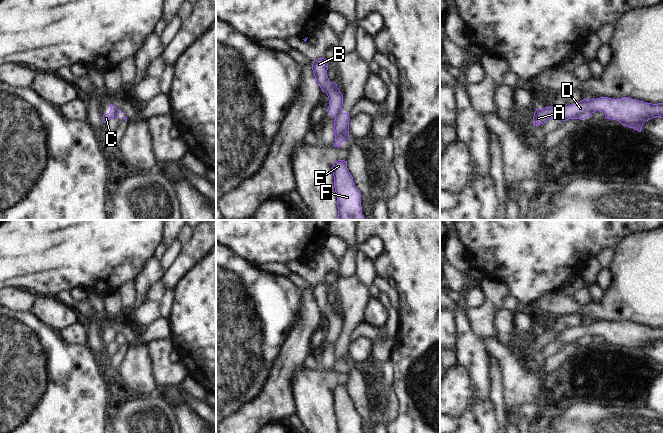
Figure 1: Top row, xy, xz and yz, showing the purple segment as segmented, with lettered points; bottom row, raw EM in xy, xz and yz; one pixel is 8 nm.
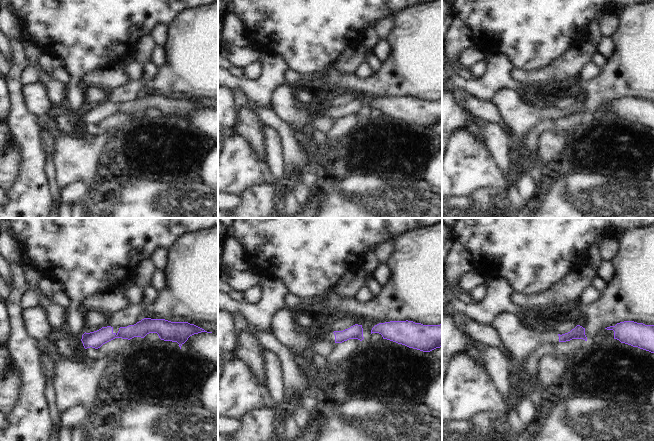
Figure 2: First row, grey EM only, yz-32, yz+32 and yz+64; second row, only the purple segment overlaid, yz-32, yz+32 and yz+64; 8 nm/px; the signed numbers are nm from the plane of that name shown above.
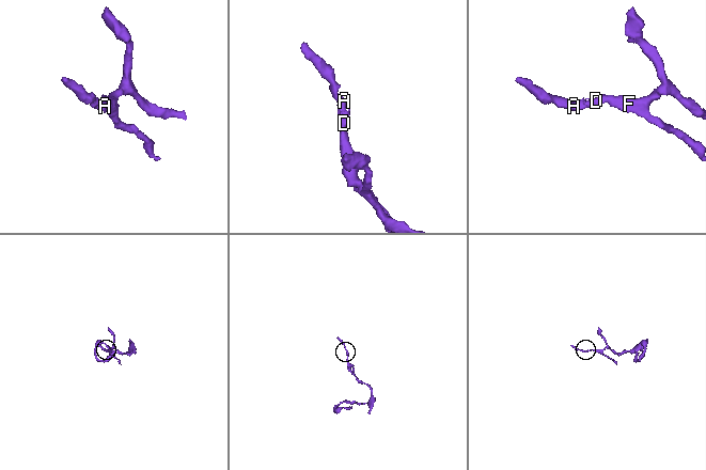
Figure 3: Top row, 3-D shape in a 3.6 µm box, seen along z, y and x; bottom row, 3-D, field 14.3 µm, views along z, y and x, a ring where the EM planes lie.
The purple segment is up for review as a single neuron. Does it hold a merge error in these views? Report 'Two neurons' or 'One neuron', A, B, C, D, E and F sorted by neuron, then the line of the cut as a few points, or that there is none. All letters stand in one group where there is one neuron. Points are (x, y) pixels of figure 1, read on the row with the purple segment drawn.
Two neurons. Groups: A B C / D E F. Split along yz (560, 109), (553, 117).

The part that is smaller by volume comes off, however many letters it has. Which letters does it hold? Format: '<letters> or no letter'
A, B, C

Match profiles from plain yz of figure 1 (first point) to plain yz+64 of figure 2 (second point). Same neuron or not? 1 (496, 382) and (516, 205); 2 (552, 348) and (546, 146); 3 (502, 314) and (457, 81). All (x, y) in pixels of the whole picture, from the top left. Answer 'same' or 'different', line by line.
1: different
2: different
3: different

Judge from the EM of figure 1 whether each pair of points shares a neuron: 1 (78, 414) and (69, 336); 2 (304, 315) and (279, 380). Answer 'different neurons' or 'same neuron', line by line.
1: different neurons
2: same neuron

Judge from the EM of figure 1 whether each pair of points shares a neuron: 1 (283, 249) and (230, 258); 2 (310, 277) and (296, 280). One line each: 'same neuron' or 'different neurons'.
1: different neurons
2: different neurons

